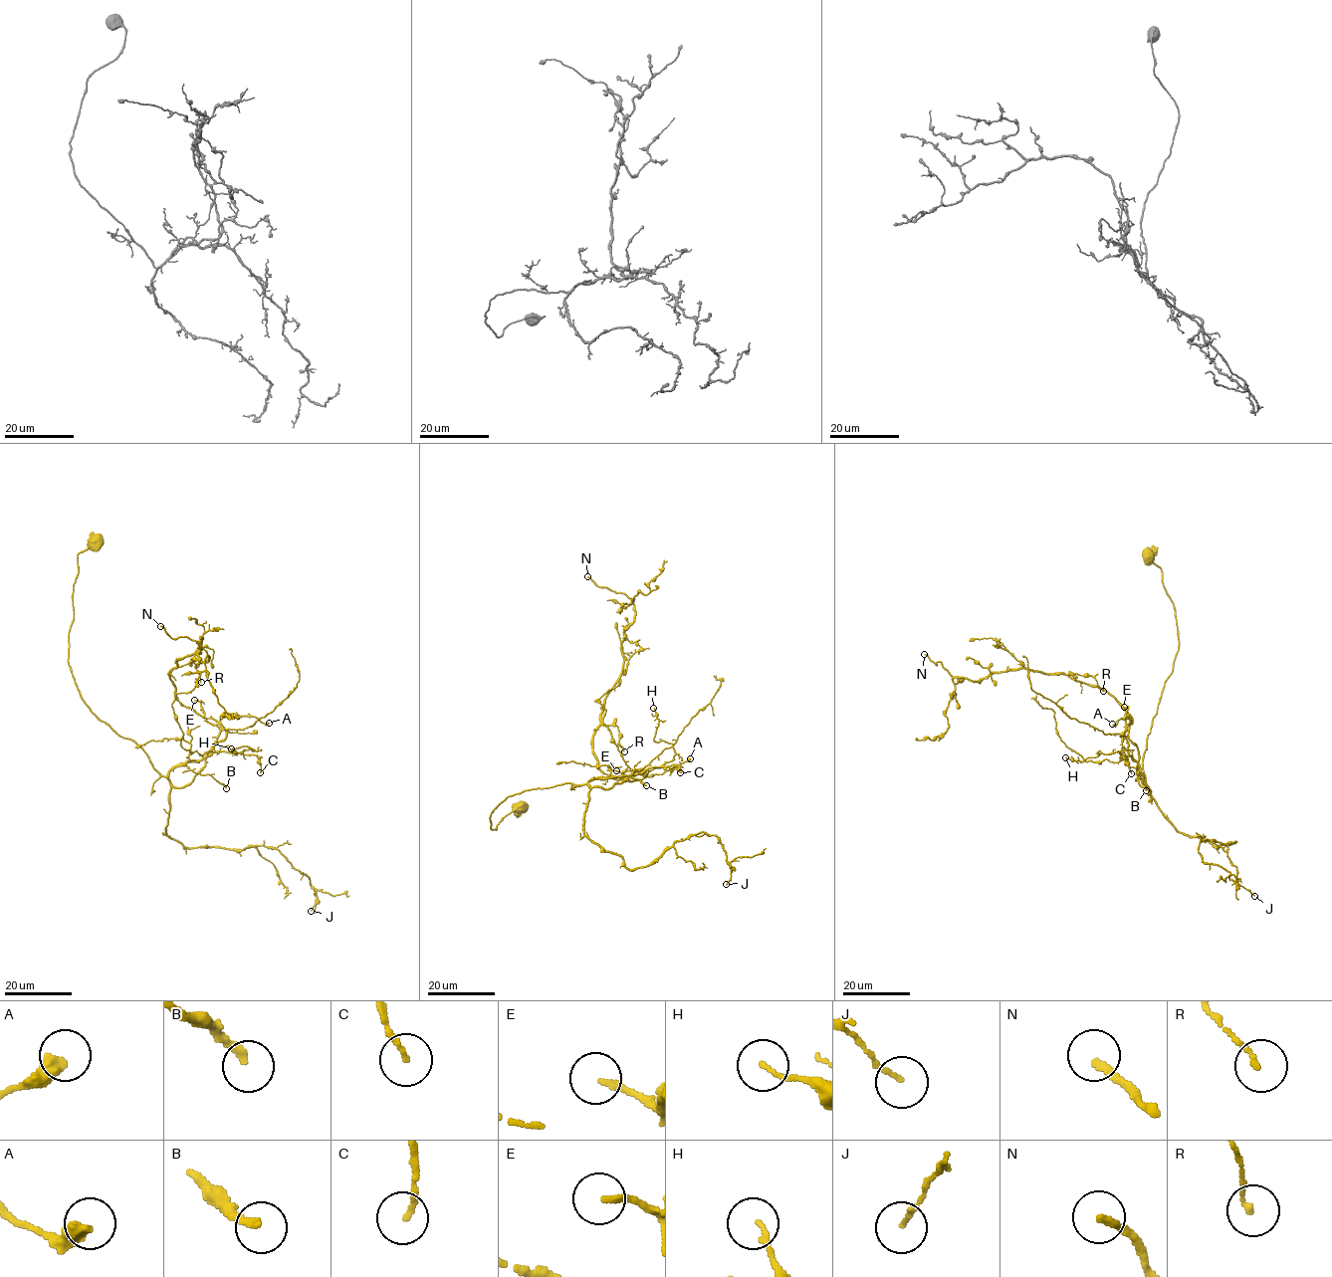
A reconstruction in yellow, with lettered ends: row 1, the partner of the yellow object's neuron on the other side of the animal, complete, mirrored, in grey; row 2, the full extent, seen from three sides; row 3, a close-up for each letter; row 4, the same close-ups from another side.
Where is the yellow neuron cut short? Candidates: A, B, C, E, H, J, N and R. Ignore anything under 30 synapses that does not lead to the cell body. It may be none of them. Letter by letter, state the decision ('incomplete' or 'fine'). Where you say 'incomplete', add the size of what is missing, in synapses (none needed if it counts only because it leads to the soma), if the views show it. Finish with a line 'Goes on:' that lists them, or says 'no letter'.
A: fine
B: incomplete; about 40 synapses
C: fine
E: fine
H: fine
J: fine
N: incomplete; about 35 synapses
R: fine
Goes on: B, N

